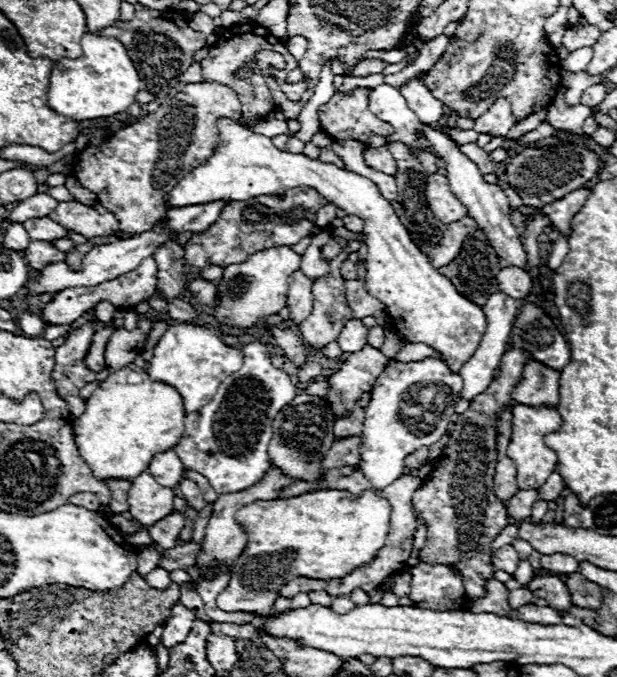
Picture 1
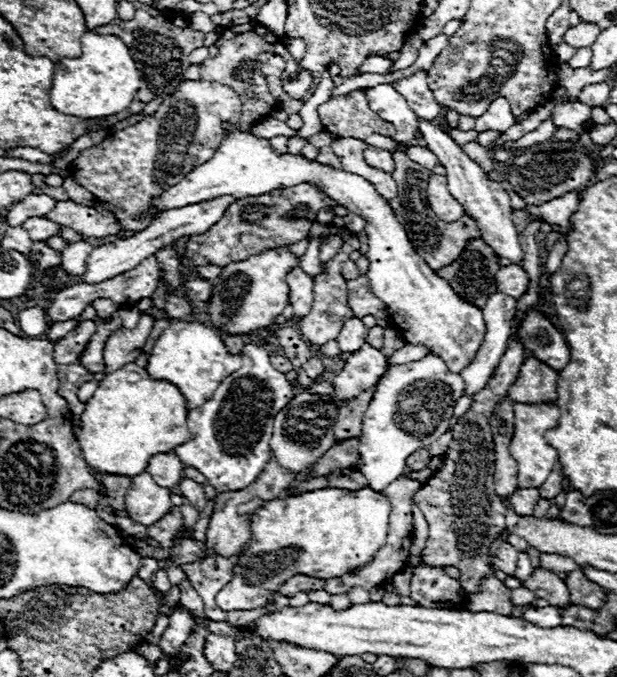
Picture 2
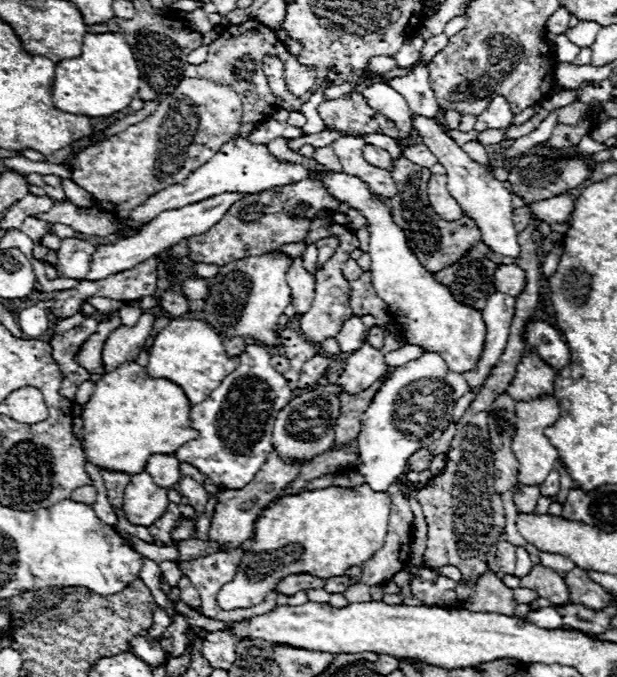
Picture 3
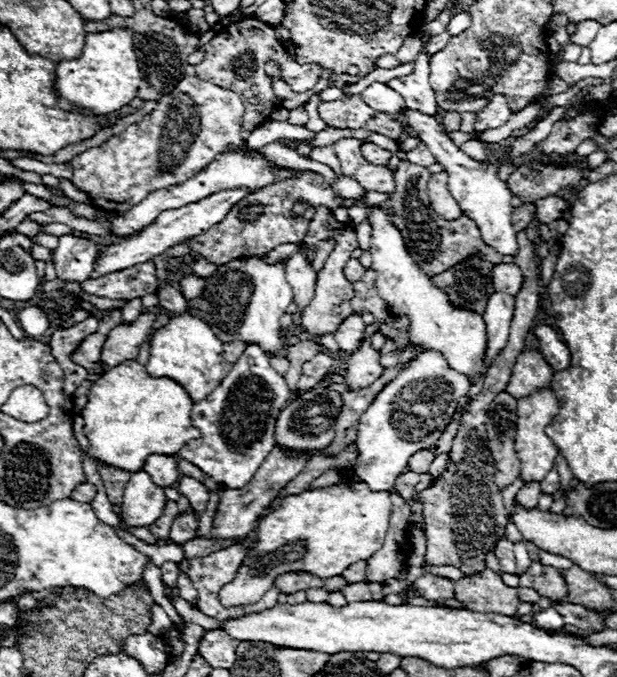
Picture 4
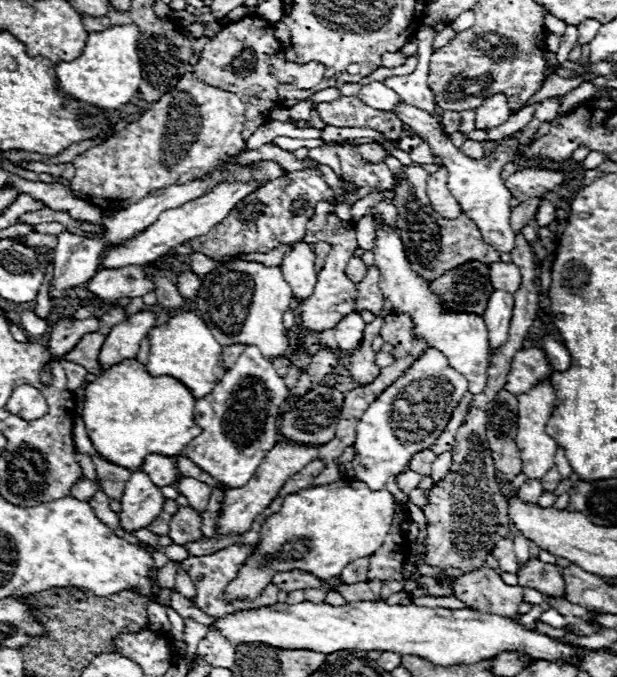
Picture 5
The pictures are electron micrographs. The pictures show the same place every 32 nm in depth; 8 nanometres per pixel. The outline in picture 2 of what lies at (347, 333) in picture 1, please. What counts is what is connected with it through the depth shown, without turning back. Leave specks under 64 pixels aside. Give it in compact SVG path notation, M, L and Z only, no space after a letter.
M352 318L352 320L346 320L346 324L336 340L338 340L342 352L356 352L366 344L366 334L368 334L368 328L362 324L362 320Z

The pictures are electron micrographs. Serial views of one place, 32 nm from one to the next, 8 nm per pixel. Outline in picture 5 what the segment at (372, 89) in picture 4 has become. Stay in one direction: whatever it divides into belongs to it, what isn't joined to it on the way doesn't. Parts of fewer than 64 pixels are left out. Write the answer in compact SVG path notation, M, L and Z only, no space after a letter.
M372 82L364 86L358 94L360 94L360 100L364 100L364 104L384 112L392 112L402 102L402 98L392 88L384 86L382 82Z

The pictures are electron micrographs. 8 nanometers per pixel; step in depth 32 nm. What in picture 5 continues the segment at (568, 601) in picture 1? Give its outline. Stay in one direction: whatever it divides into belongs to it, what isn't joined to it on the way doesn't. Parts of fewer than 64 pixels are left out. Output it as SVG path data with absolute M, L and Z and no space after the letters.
M538 558L530 560L520 572L518 572L518 584L534 588L550 598L564 598L564 578L558 572L556 566L544 564Z

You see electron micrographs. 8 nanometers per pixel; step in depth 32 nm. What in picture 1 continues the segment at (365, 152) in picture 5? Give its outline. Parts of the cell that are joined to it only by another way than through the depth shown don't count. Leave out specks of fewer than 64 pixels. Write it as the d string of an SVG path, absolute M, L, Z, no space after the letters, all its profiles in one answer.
M368 148L364 152L364 160L370 168L374 168L378 172L384 172L388 176L396 176L396 172L398 172L396 160L392 158L388 148Z

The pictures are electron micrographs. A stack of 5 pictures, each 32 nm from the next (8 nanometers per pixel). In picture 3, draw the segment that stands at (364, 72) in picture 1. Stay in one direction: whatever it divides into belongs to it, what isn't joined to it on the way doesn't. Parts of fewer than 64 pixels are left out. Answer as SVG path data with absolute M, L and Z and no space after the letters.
M380 56L380 58L372 58L366 64L366 72L388 72L396 66L396 60L392 56Z

